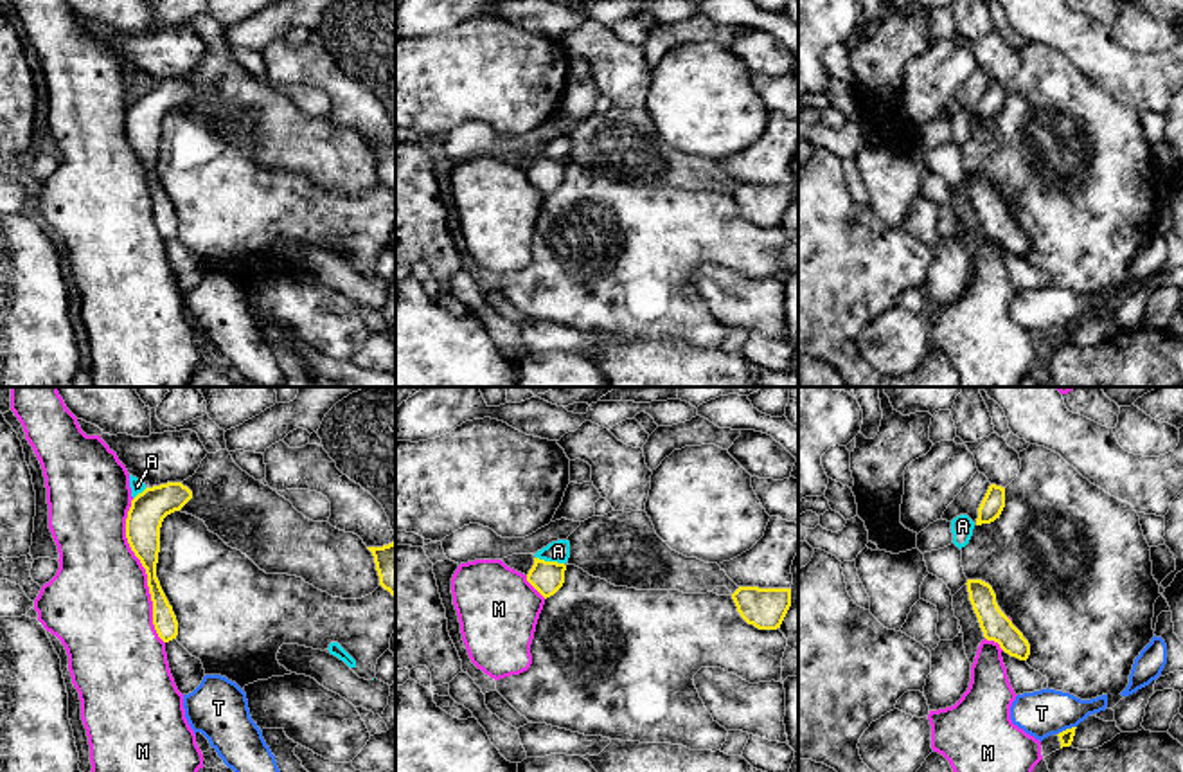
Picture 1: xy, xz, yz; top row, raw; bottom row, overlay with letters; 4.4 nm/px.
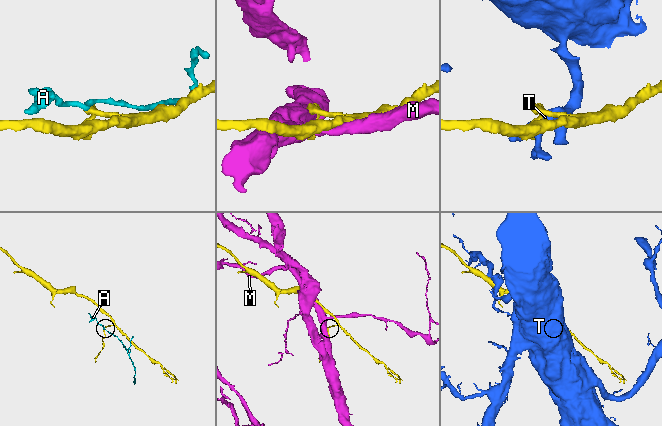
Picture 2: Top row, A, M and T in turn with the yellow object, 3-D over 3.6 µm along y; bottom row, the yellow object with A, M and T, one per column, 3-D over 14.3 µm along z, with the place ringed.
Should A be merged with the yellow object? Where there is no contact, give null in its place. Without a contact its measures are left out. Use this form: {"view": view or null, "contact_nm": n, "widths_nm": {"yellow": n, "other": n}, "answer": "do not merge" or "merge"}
{"view": "xz", "contact_nm": 130, "widths_nm": {"yellow": 150, "other": 100}, "answer": "do not merge"}

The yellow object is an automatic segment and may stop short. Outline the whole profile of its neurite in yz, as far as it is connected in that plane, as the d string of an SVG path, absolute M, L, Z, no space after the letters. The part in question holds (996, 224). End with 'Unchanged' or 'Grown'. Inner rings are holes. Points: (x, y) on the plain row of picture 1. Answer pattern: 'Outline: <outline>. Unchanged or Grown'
Outline: M967 176L967 189L980 225L987 238L994 238L1000 245L1019 257L1030 252L1030 241L1012 218L1000 207L992 184L982 176Z. Unchanged

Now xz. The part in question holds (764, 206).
Outline: M739 184L732 196L748 221L777 227L791 203L791 185Z. Unchanged

